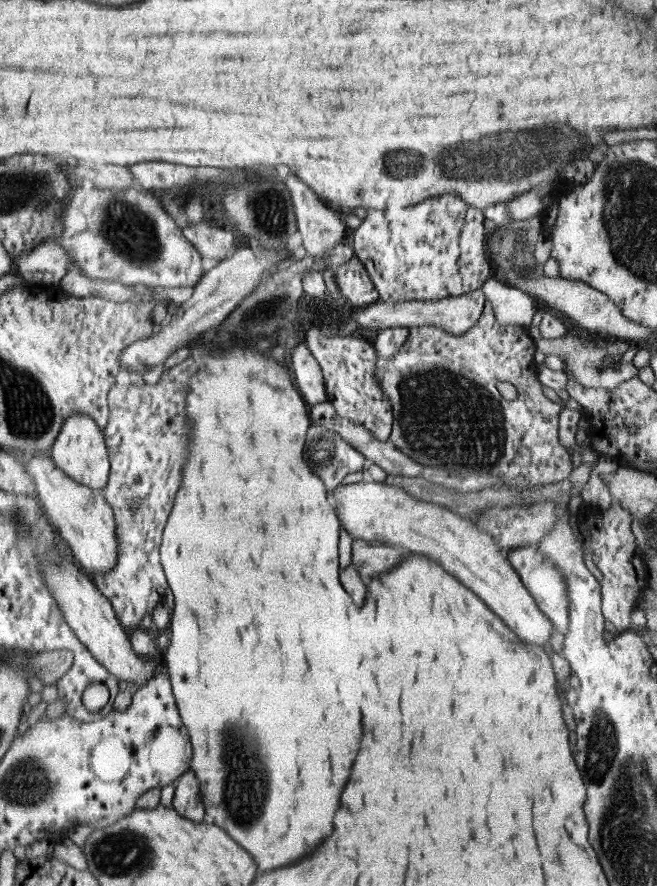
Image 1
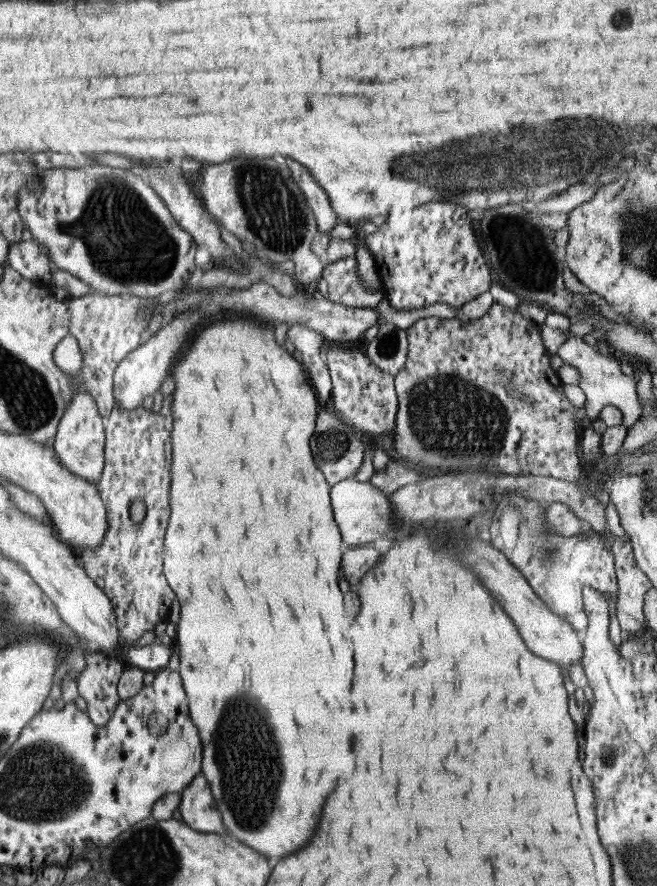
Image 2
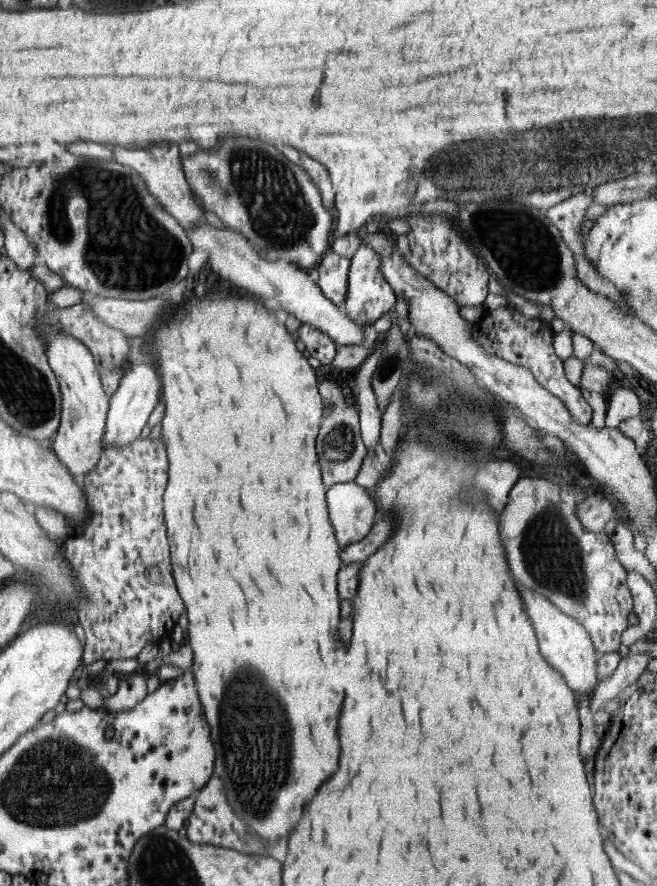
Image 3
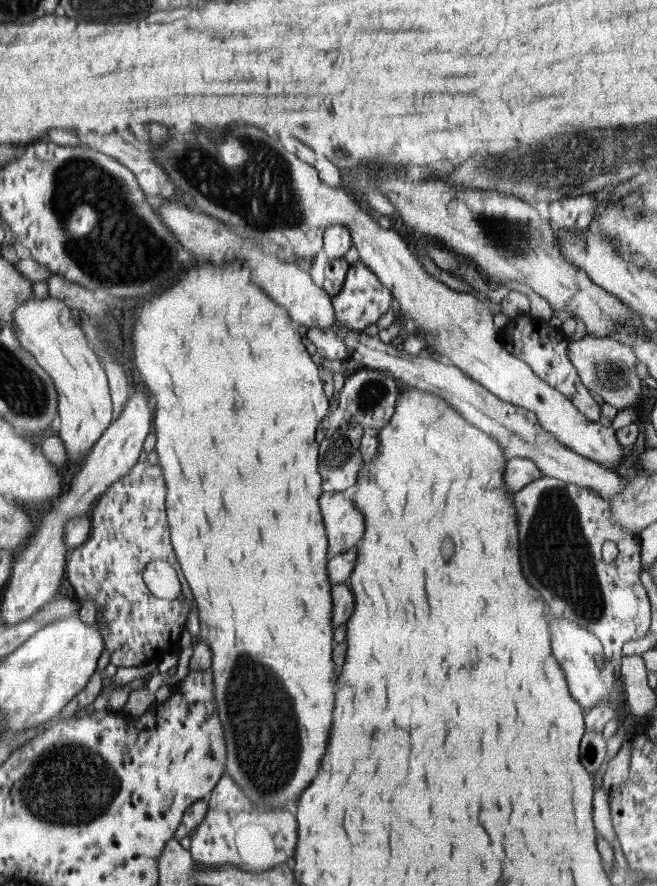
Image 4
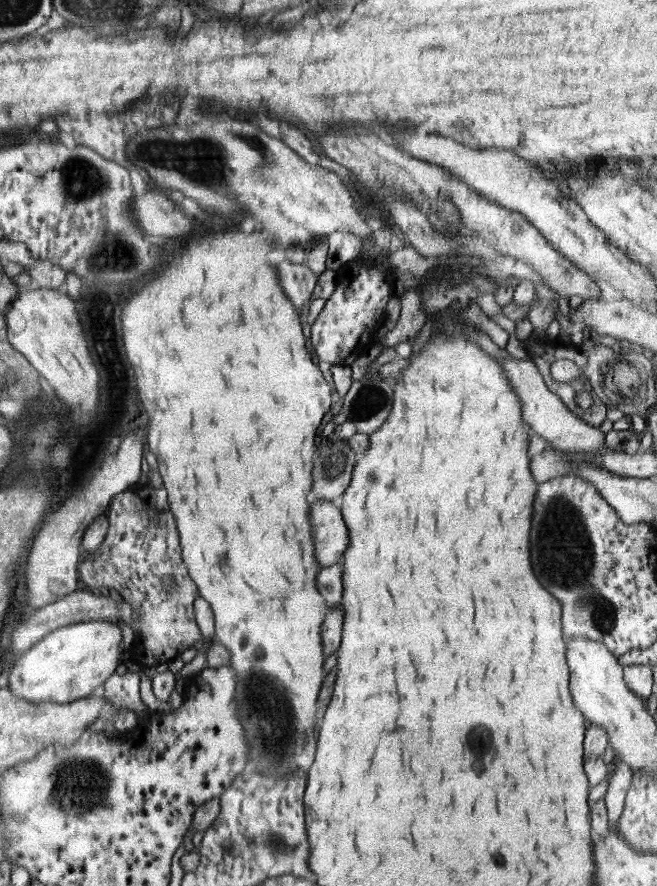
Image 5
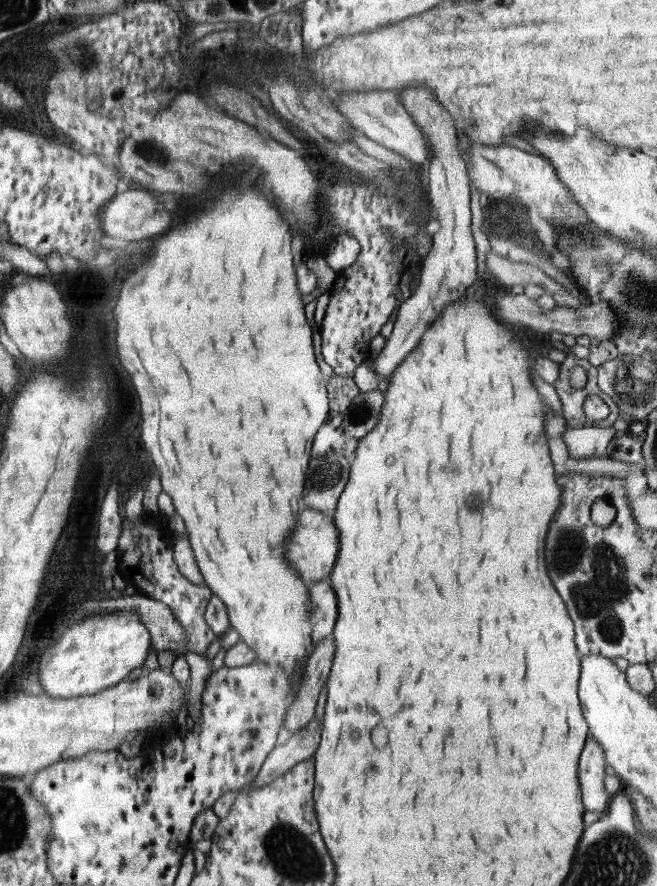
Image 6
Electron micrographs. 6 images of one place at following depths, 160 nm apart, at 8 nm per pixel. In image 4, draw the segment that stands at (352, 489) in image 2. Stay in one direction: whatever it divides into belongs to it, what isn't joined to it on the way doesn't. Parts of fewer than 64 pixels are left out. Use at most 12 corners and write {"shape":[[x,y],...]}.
{"shape":[[324,492],[320,510],[328,560],[357,546],[362,513],[343,492]]}

